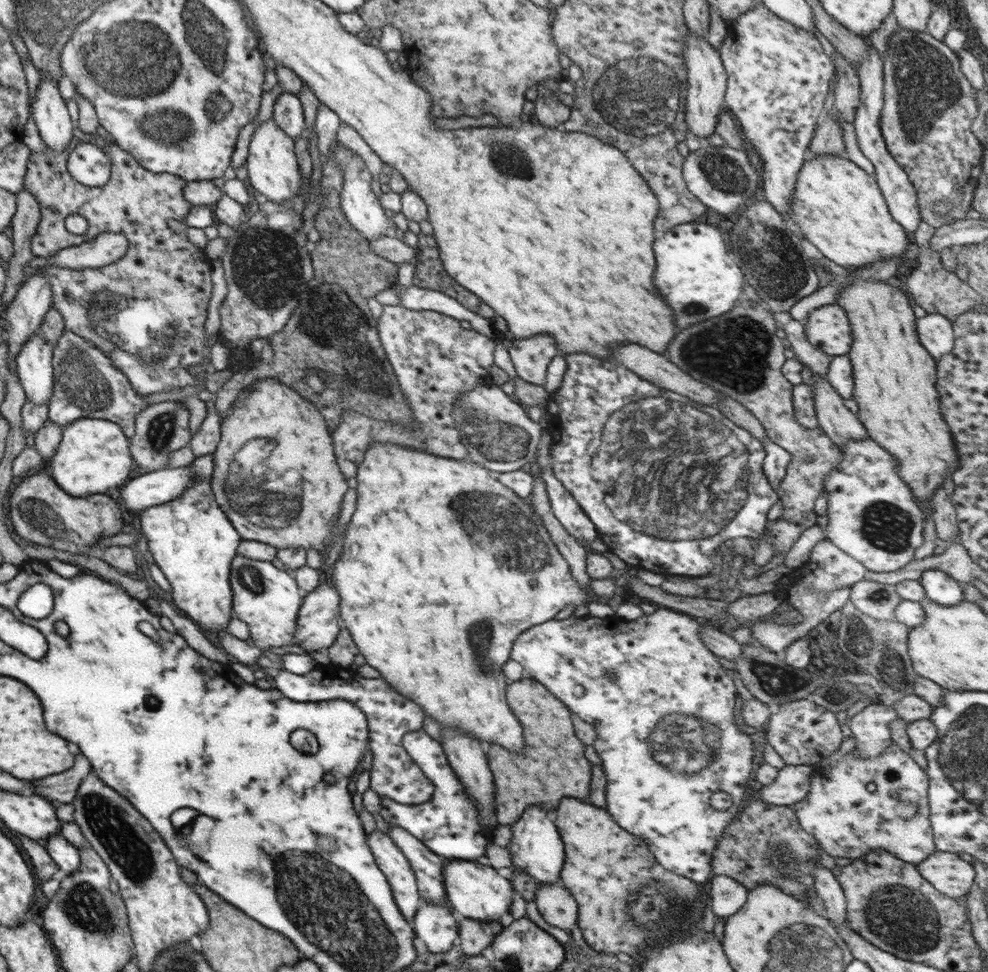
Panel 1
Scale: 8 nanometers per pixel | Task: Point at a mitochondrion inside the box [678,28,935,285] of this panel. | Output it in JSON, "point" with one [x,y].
{"point":[726,174]}

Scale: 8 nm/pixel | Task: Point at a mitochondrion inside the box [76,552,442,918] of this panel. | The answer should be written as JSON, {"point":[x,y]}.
{"point":[109,823]}

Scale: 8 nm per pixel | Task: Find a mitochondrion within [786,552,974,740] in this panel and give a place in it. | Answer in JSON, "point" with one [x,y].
{"point":[876,648]}

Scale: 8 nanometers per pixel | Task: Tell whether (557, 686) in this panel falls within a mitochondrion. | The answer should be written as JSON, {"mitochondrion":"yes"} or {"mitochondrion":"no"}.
{"mitochondrion":"no"}

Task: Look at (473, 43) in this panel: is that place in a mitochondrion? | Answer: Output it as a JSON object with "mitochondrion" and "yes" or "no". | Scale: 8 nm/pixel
{"mitochondrion":"no"}

